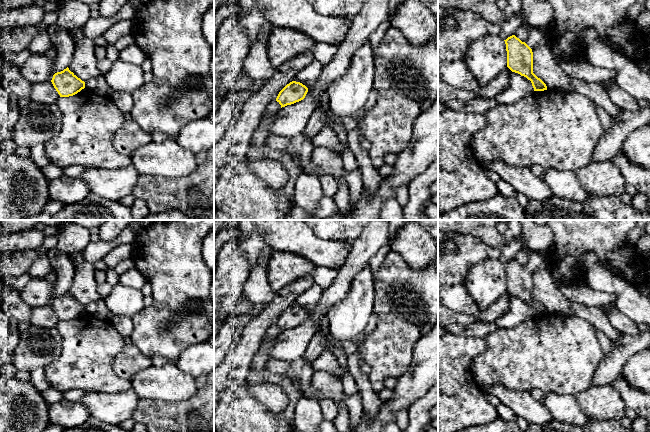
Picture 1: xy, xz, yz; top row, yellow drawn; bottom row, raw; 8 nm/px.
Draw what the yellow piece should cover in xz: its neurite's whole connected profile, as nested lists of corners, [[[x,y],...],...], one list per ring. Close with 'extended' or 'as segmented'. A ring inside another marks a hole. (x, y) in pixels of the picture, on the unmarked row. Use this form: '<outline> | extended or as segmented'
[[[292,305],[279,316],[276,325],[282,332],[303,324],[307,316],[308,312],[305,309],[300,306]]] | as segmented

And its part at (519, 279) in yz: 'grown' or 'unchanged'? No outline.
unchanged

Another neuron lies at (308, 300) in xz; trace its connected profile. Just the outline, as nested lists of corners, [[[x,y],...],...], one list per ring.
[[[313,284],[297,298],[293,305],[300,306],[309,312],[317,306],[322,293],[323,289],[316,284]]]

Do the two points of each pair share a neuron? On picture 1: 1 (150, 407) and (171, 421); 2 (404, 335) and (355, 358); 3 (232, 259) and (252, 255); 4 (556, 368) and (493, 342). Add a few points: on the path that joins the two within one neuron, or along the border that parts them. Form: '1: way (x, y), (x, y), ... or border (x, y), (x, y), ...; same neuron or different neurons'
1: way (155, 412), (161, 418), (166, 418); same neuron
2: border (355, 349), (364, 361); different neurons
3: border (231, 239), (239, 242), (247, 259); different neurons
4: way (540, 355), (513, 355), (509, 351); same neuron

